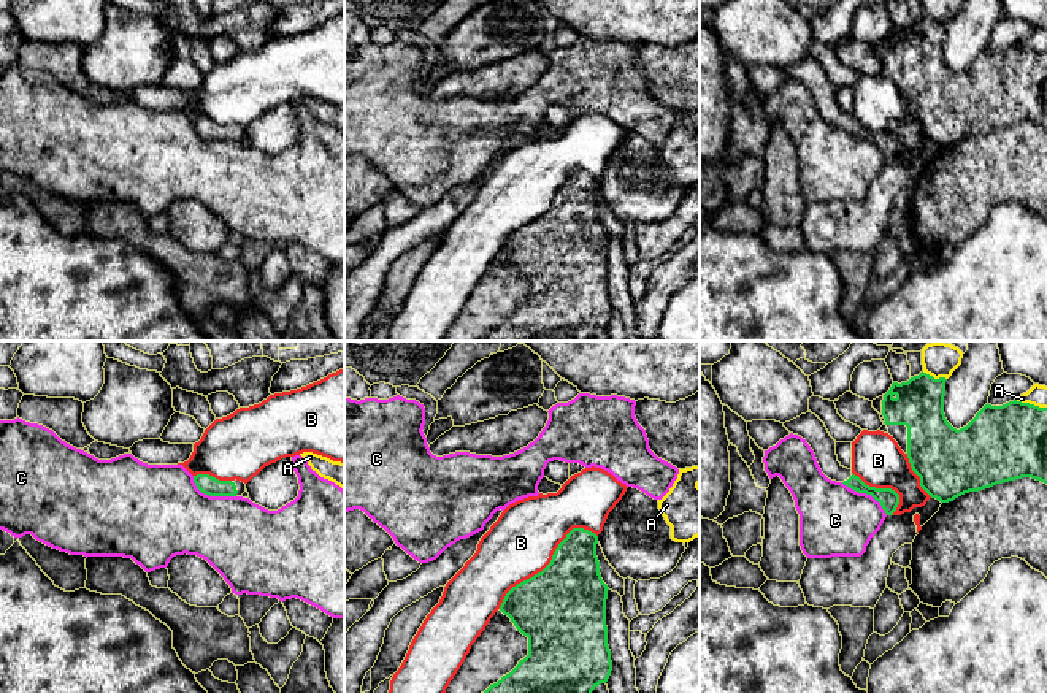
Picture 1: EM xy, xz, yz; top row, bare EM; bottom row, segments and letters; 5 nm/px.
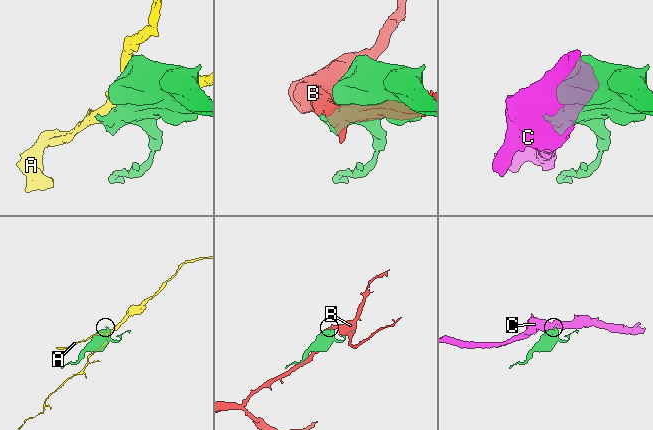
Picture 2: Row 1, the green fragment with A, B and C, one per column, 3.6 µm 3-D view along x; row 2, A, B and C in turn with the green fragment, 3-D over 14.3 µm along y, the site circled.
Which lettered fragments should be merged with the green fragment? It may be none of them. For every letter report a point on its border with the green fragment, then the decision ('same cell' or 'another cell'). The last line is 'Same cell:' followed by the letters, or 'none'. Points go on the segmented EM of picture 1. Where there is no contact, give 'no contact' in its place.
A: contact yz (933, 378); another cell
B: contact xz (551, 562); another cell
C: contact xy (211, 495); another cell
Same cell: none

